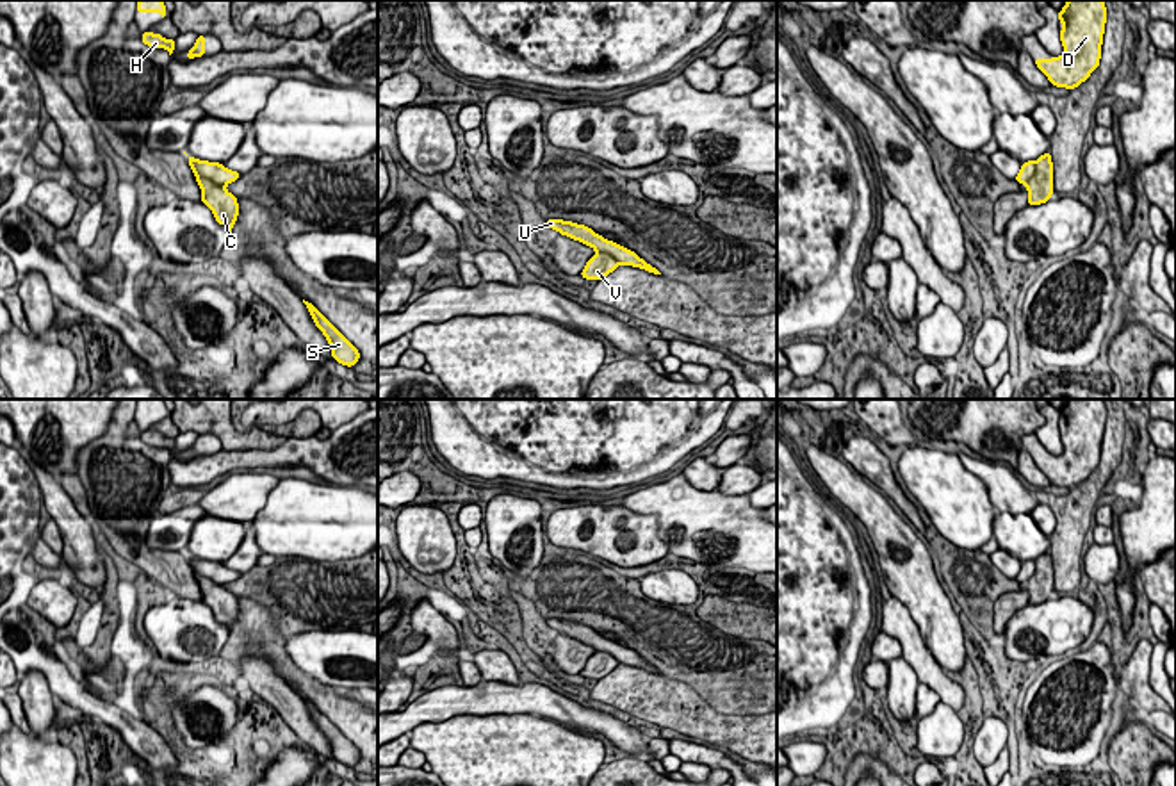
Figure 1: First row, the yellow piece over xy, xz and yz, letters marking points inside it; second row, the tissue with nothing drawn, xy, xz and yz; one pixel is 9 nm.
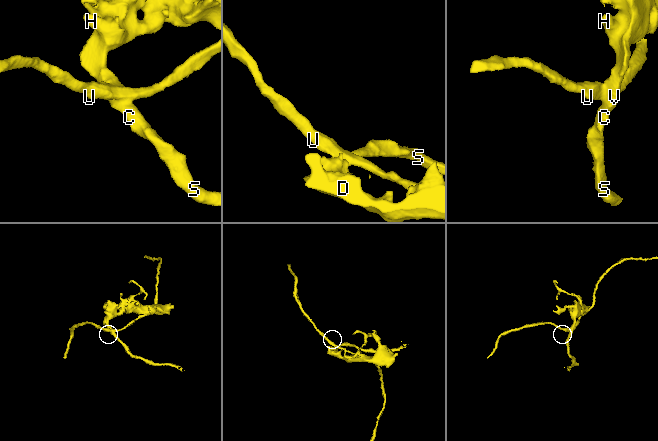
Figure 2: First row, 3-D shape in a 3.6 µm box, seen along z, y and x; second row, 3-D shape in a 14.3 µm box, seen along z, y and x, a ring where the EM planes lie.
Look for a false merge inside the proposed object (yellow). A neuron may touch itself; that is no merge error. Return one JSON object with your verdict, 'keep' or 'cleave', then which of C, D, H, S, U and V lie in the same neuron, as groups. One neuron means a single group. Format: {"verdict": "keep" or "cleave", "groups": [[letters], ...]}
{"verdict": "cleave", "groups": [["C", "D", "H", "S", "V"], ["U"]]}

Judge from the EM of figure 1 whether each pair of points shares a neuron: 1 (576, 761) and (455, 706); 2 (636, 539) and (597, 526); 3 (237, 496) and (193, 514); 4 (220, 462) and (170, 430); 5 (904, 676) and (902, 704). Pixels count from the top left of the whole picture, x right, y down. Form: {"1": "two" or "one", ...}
{"1": "two", "2": "one", "3": "two", "4": "two", "5": "one"}

